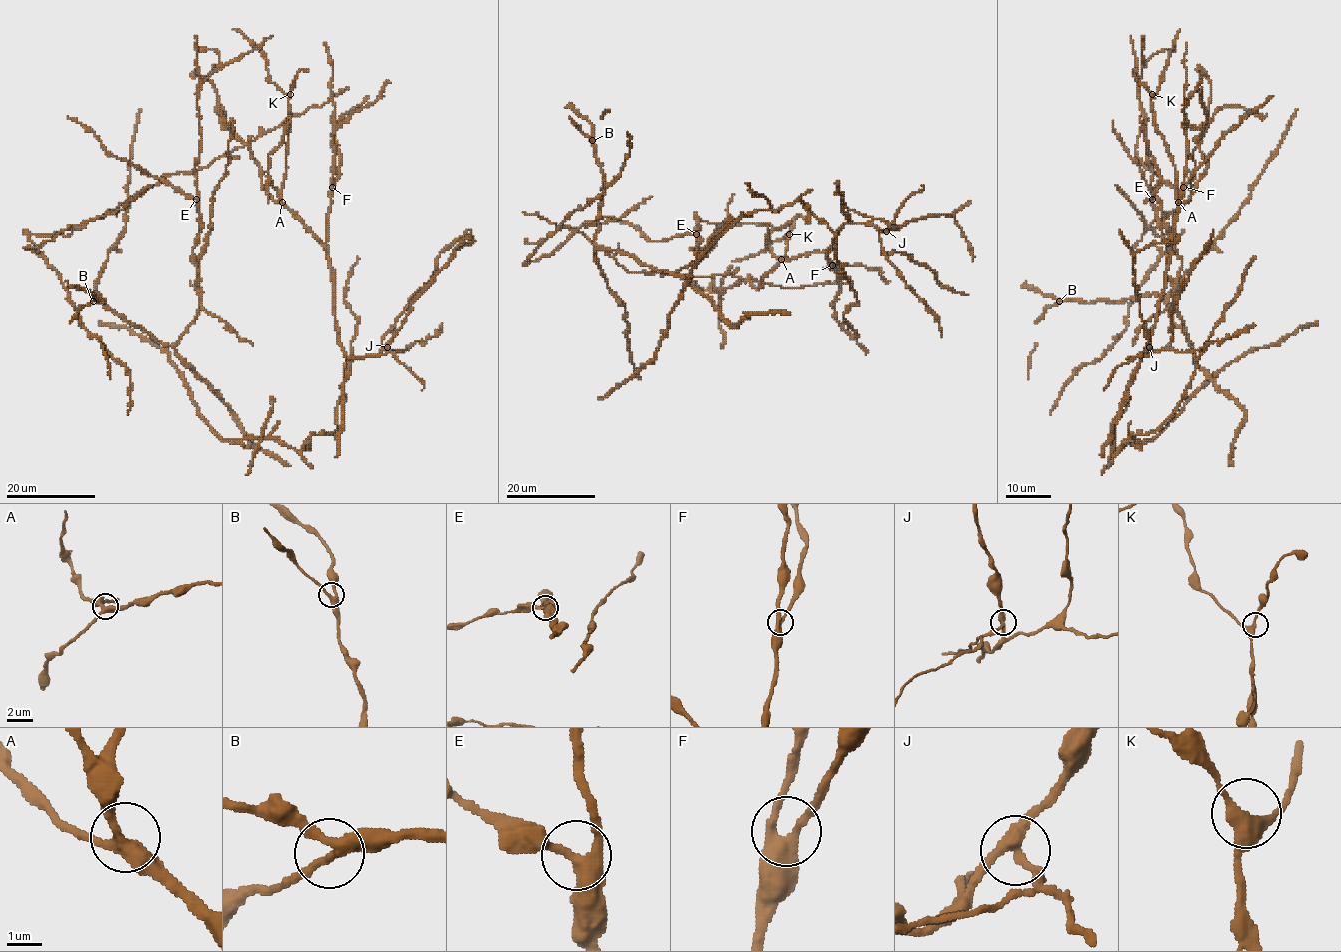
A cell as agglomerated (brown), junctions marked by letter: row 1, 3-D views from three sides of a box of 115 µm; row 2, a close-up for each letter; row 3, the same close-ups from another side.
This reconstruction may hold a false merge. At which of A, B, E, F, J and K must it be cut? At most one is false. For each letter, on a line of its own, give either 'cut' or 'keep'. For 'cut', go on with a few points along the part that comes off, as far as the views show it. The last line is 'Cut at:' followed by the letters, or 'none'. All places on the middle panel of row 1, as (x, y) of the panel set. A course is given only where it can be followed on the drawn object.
A: keep
B: keep
E: keep
F: keep
J: cut | (886, 230), (903, 202), (923, 189), (922, 185)
K: keep
Cut at: J

